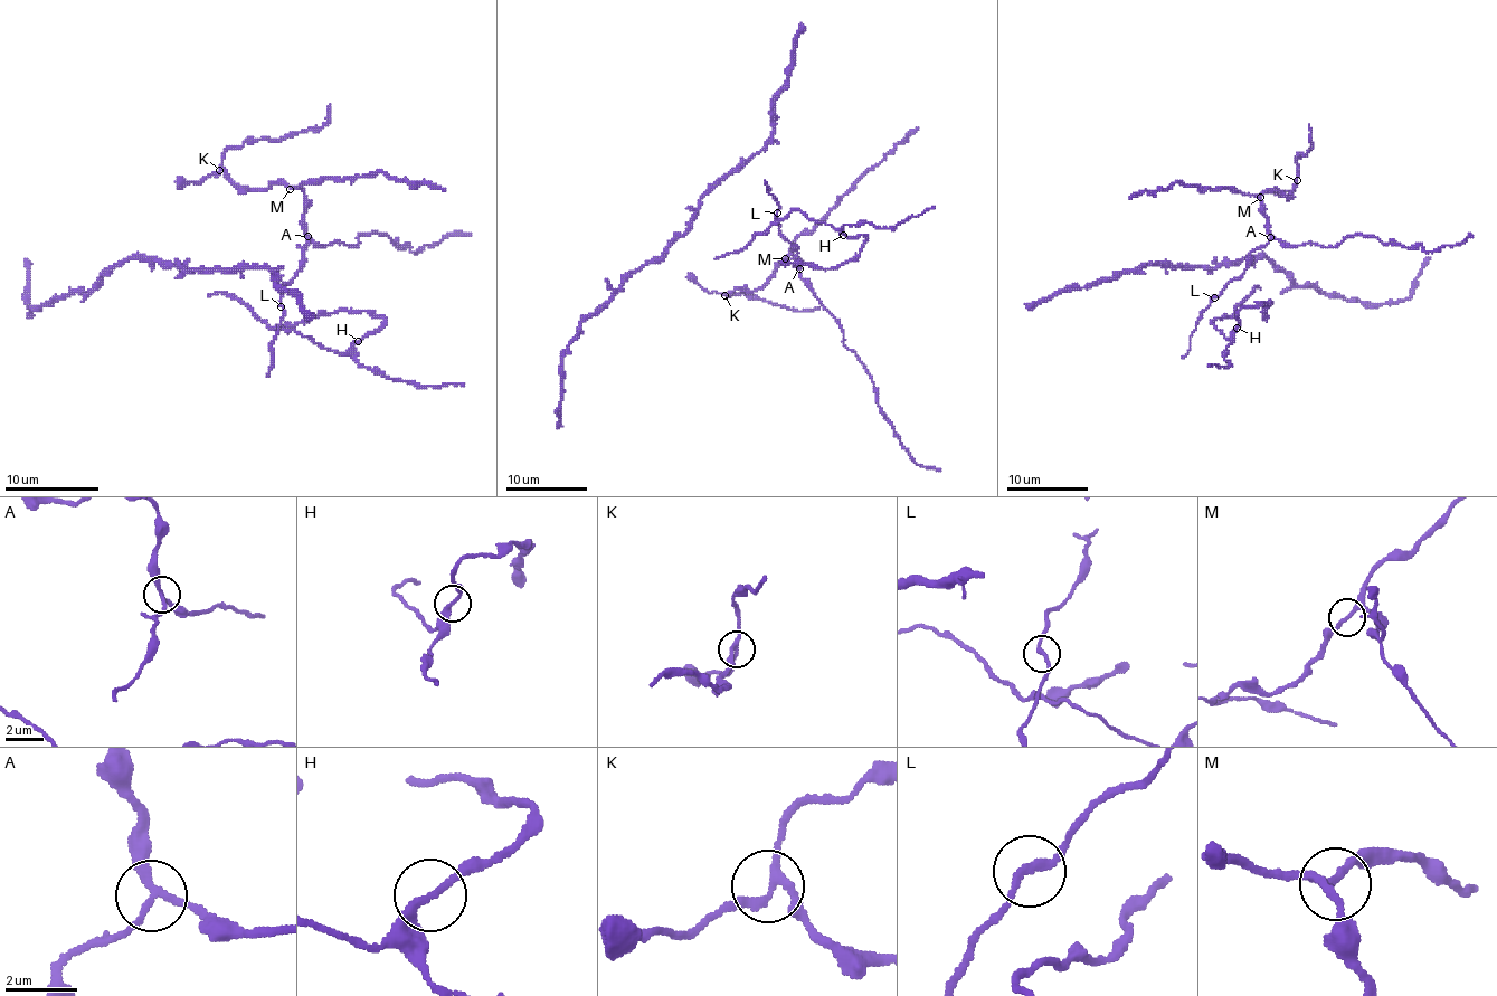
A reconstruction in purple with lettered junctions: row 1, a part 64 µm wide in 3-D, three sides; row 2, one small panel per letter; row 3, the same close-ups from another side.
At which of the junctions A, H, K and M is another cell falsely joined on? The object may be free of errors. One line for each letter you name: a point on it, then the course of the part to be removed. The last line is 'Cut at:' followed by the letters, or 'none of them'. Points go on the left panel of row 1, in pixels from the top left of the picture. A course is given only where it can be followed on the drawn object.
A: at (308, 236); foreign part runs (306, 236), (304, 266), (285, 285), (281, 306), (283, 320), (272, 348), (272, 367), (266, 377)
Cut at: A

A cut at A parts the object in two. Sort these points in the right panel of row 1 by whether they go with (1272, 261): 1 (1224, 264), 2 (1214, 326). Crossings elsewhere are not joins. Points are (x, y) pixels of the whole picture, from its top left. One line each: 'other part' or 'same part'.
1: same part
2: same part

